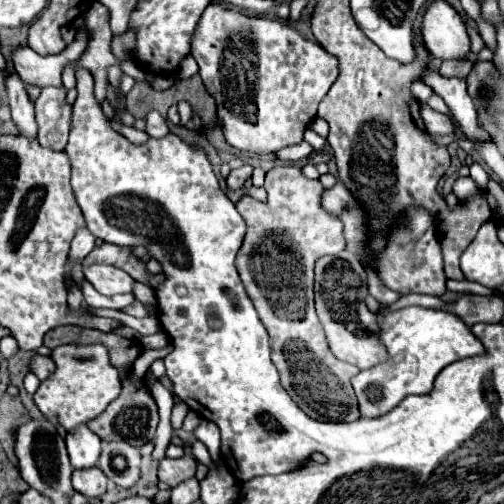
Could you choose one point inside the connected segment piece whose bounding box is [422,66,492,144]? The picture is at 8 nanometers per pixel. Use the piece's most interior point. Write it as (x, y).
(452, 90)

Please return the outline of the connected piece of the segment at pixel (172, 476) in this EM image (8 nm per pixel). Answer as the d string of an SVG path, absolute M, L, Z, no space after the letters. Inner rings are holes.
M188 454L178 460L164 458L158 468L160 482L166 482L170 488L174 488L176 484L180 484L188 478L194 478L194 474L196 474L196 458L188 456Z

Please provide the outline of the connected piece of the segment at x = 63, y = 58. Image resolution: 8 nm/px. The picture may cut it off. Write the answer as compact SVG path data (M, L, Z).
M82 32L62 54L56 56L40 56L26 44L18 46L12 52L14 70L26 84L36 84L40 88L62 86L62 70L82 56L86 38L88 34Z

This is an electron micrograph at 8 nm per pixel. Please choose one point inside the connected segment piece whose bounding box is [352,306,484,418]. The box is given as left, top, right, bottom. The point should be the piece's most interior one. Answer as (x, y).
(420, 342)

